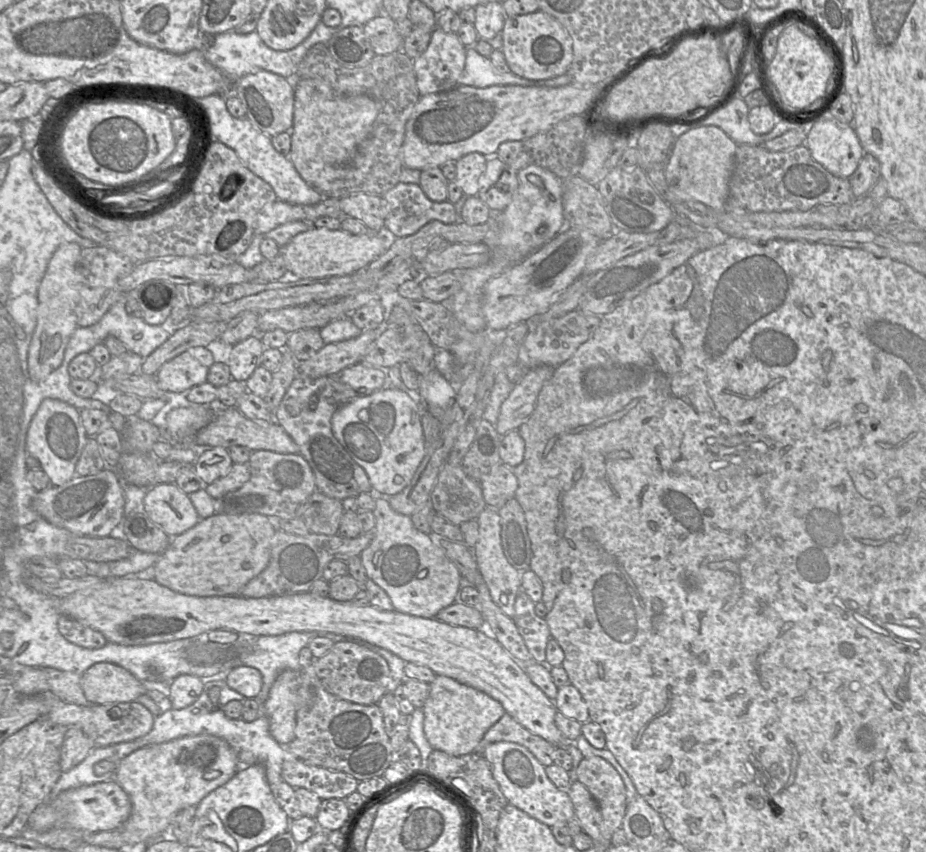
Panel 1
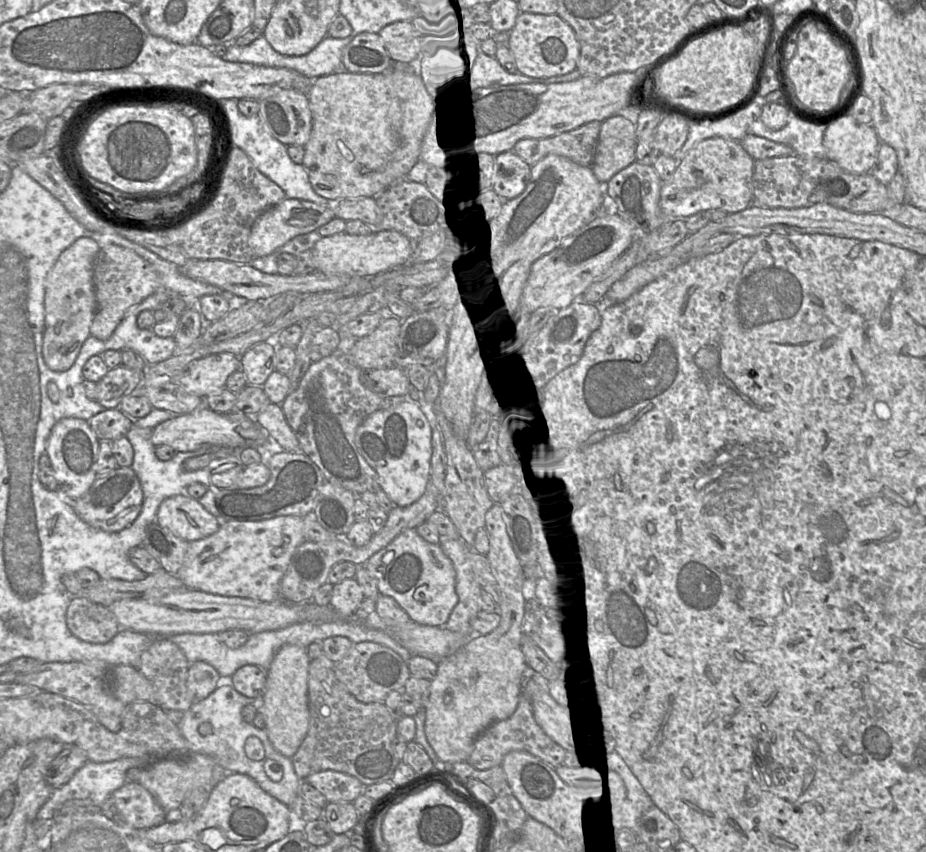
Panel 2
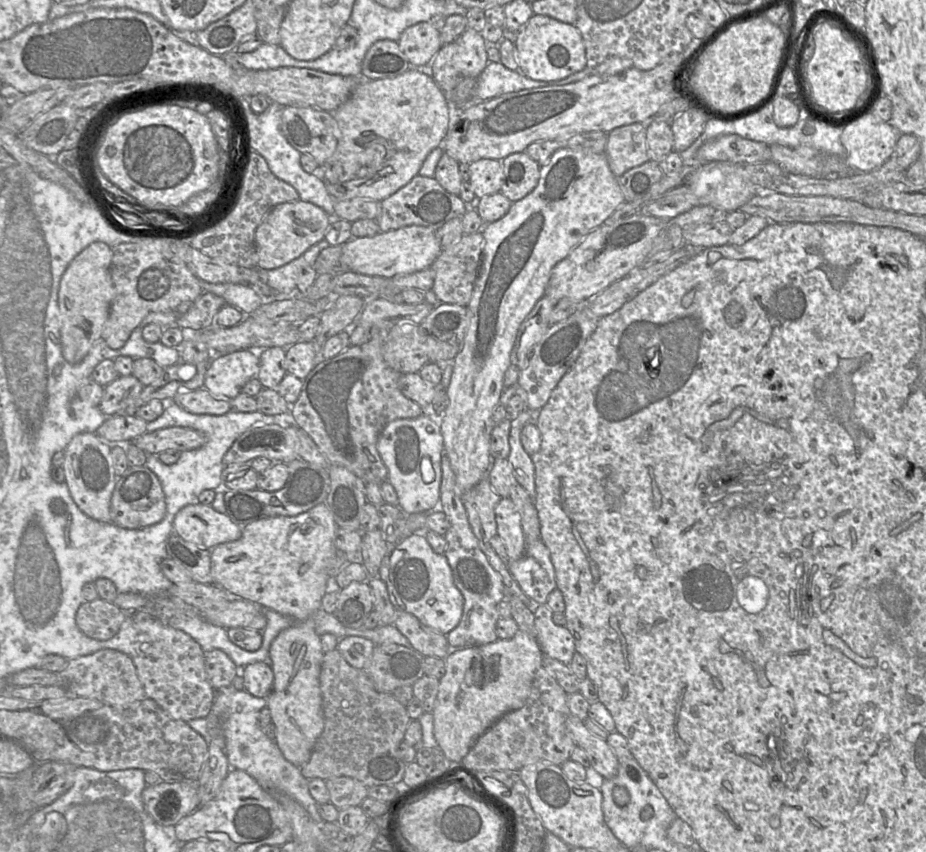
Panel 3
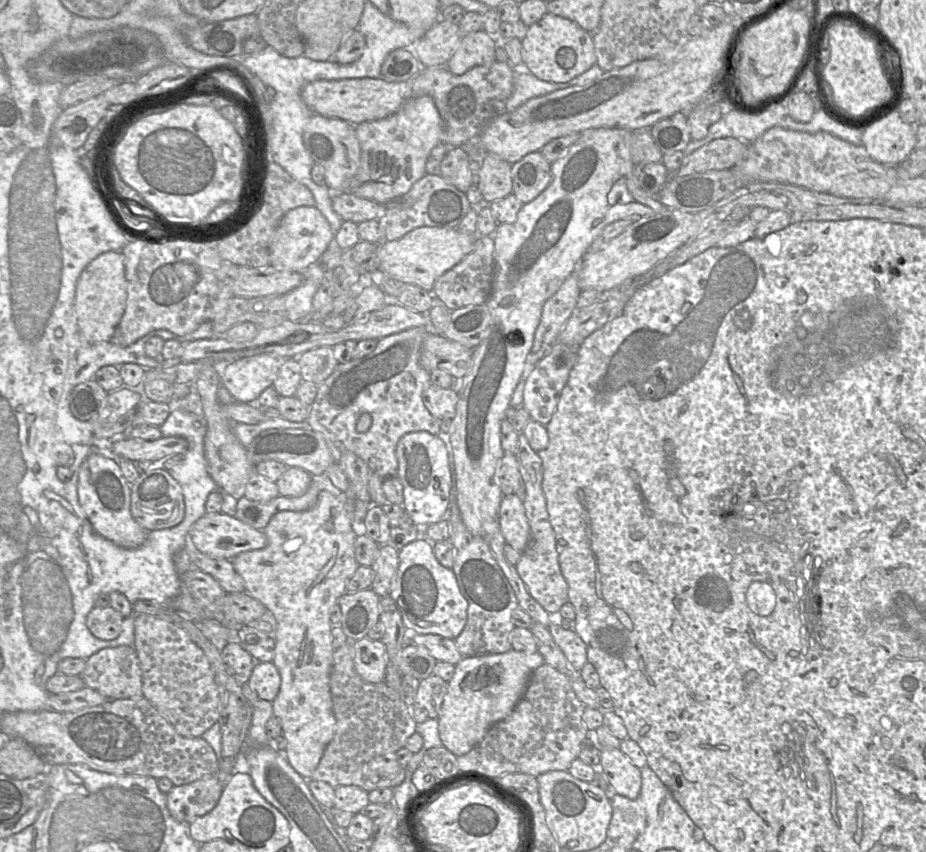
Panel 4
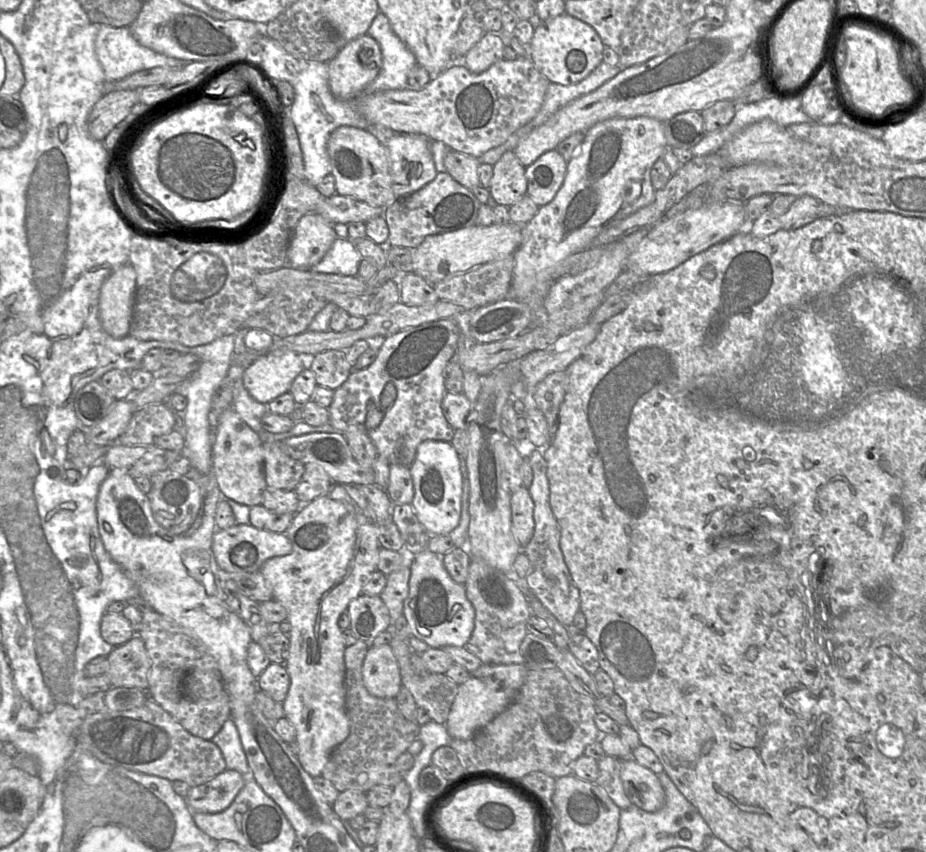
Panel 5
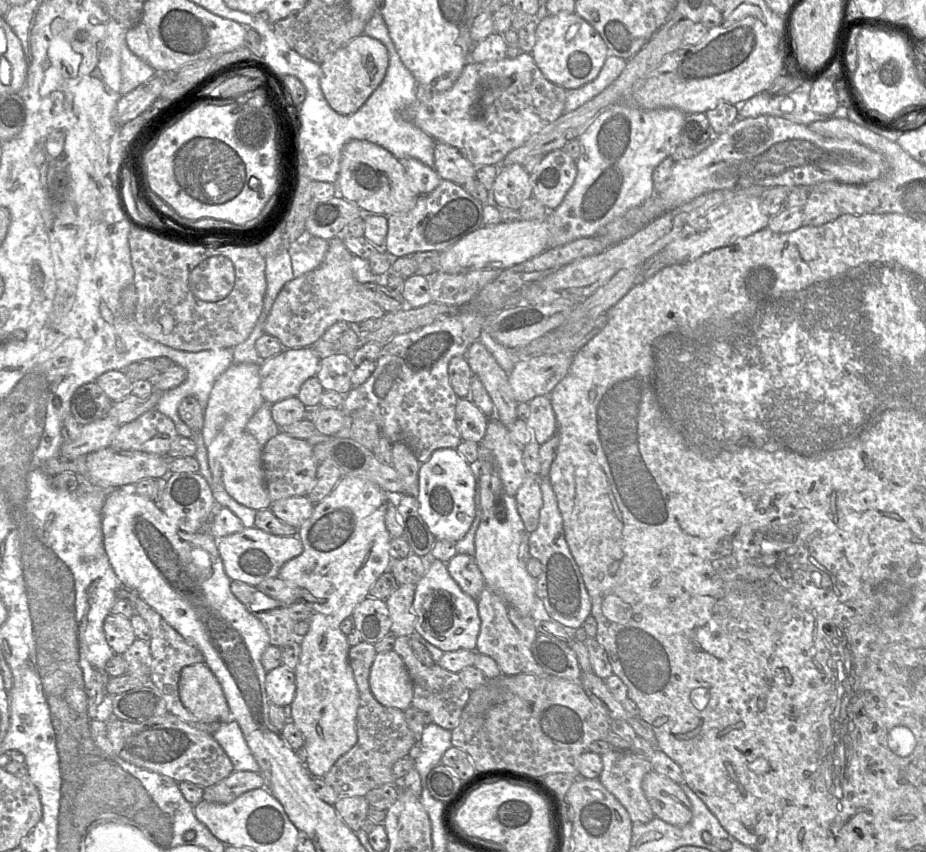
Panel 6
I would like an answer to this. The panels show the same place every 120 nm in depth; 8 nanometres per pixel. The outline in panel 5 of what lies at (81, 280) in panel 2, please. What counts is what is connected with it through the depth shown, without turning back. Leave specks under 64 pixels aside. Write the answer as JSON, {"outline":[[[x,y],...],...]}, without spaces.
{"outline":[[[126,263],[103,282],[99,295],[99,319],[104,331],[113,338],[129,332],[136,295],[136,273]]]}

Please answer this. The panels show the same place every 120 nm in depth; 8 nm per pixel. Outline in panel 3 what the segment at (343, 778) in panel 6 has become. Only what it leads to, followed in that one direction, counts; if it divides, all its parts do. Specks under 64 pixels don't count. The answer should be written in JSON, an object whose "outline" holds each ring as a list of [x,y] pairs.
{"outline":[[[337,649],[324,654],[320,689],[324,729],[301,774],[307,780],[350,777],[366,787],[401,782],[407,764],[397,756],[397,748],[412,721],[406,708],[392,693],[378,692],[365,671],[350,666]]]}

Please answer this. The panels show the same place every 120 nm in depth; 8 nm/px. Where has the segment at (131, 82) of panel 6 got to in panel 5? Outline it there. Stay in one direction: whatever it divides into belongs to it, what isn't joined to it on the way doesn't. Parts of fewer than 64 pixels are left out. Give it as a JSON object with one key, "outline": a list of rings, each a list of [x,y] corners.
{"outline":[[[101,25],[95,39],[95,52],[104,70],[107,81],[117,81],[134,72],[154,67],[183,67],[191,61],[170,57],[142,46],[134,38],[130,27]]]}

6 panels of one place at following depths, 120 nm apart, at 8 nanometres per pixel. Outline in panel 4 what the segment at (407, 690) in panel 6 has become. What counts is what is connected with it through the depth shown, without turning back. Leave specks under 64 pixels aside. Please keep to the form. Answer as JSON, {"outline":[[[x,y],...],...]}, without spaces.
{"outline":[[[365,637],[353,642],[354,667],[358,675],[369,683],[385,682],[390,658],[381,640]]]}

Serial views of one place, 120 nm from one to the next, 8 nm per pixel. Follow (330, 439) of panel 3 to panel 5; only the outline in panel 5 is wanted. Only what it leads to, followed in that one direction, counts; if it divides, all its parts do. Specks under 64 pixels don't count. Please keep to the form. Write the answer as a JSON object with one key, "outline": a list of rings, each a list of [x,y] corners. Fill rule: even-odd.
{"outline":[[[452,319],[424,323],[382,338],[376,345],[378,353],[375,361],[365,369],[352,370],[348,379],[334,390],[332,403],[328,407],[329,424],[342,434],[350,426],[365,430],[367,405],[373,402],[383,413],[379,426],[368,431],[378,456],[384,457],[390,464],[398,463],[407,467],[415,460],[417,448],[423,441],[451,442],[455,429],[447,422],[442,409],[442,401],[447,393],[443,371],[462,345],[462,339],[458,323]],[[388,384],[395,387],[396,398],[390,408],[384,409],[381,404],[381,394]]]}

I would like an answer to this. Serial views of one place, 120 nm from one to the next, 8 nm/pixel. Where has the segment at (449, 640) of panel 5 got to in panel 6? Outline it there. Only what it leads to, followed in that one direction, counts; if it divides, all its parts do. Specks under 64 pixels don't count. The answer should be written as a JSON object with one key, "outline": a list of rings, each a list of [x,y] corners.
{"outline":[[[433,559],[427,566],[426,574],[415,586],[412,609],[416,617],[414,635],[421,636],[443,652],[476,650],[481,629],[476,599],[462,591],[449,574],[445,563]]]}

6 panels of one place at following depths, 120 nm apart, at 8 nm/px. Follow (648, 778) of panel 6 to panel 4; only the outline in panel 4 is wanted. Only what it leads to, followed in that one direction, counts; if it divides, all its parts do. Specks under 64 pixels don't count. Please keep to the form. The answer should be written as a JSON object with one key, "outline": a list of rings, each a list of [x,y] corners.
{"outline":[[[601,748],[601,774],[615,793],[636,799],[641,791],[640,769],[620,749]]]}

